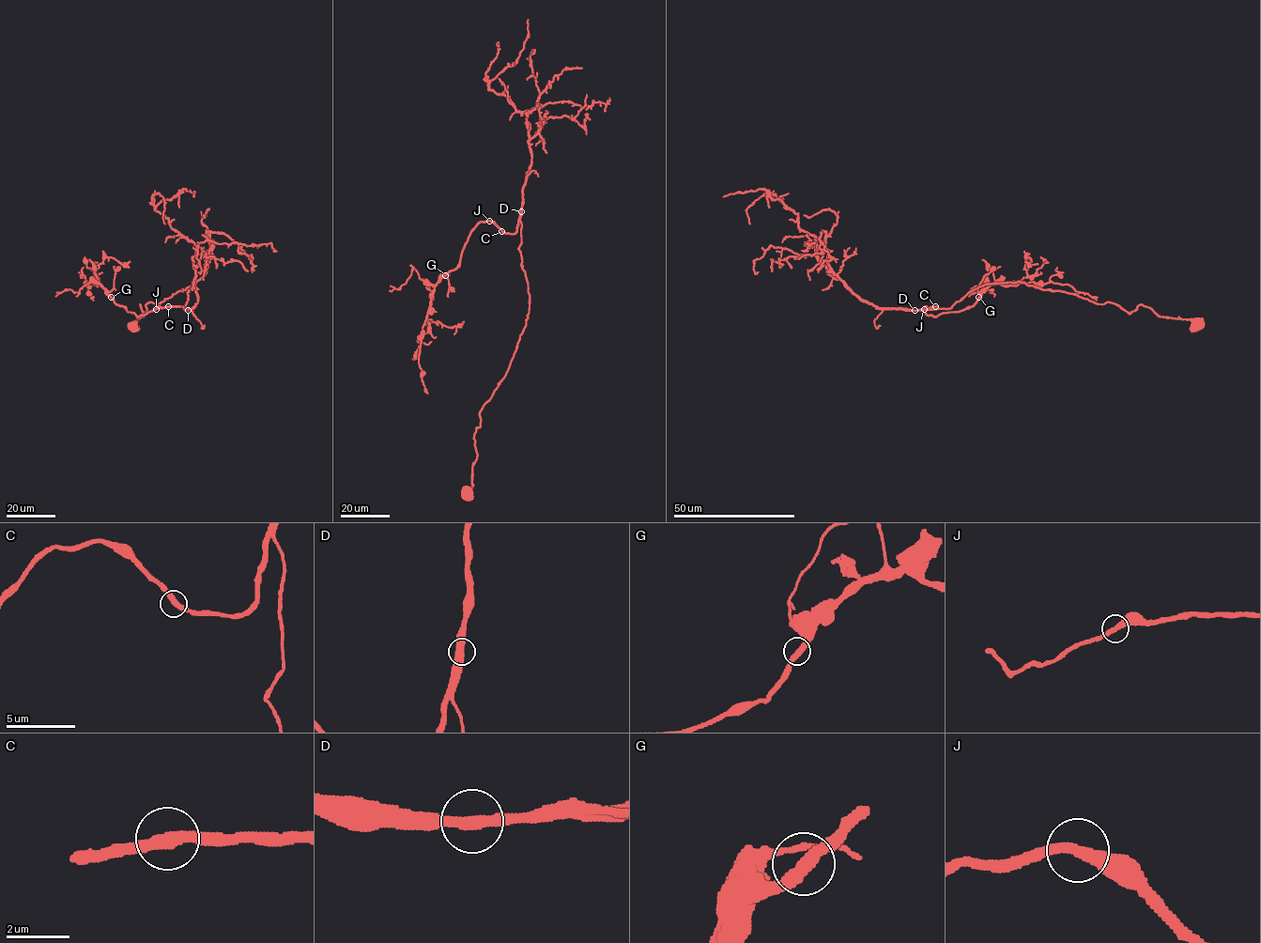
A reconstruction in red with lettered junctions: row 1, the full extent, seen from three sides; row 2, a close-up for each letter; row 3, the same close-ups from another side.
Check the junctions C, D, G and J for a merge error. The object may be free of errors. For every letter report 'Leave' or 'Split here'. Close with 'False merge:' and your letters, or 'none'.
C: Leave
D: Leave
G: Leave
J: Leave
False merge: none

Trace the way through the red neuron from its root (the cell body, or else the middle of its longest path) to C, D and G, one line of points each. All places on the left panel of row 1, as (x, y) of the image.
C: (132, 326), (143, 316), (140, 304), (146, 313), (147, 302), (159, 303), (195, 282), (188, 309), (168, 306)
D: (132, 326), (143, 316), (140, 304), (146, 313), (147, 302), (159, 303), (193, 282), (185, 306), (188, 310)
G: (132, 326), (143, 316), (140, 304), (146, 313), (147, 302), (195, 282), (188, 309), (137, 316), (111, 297)

